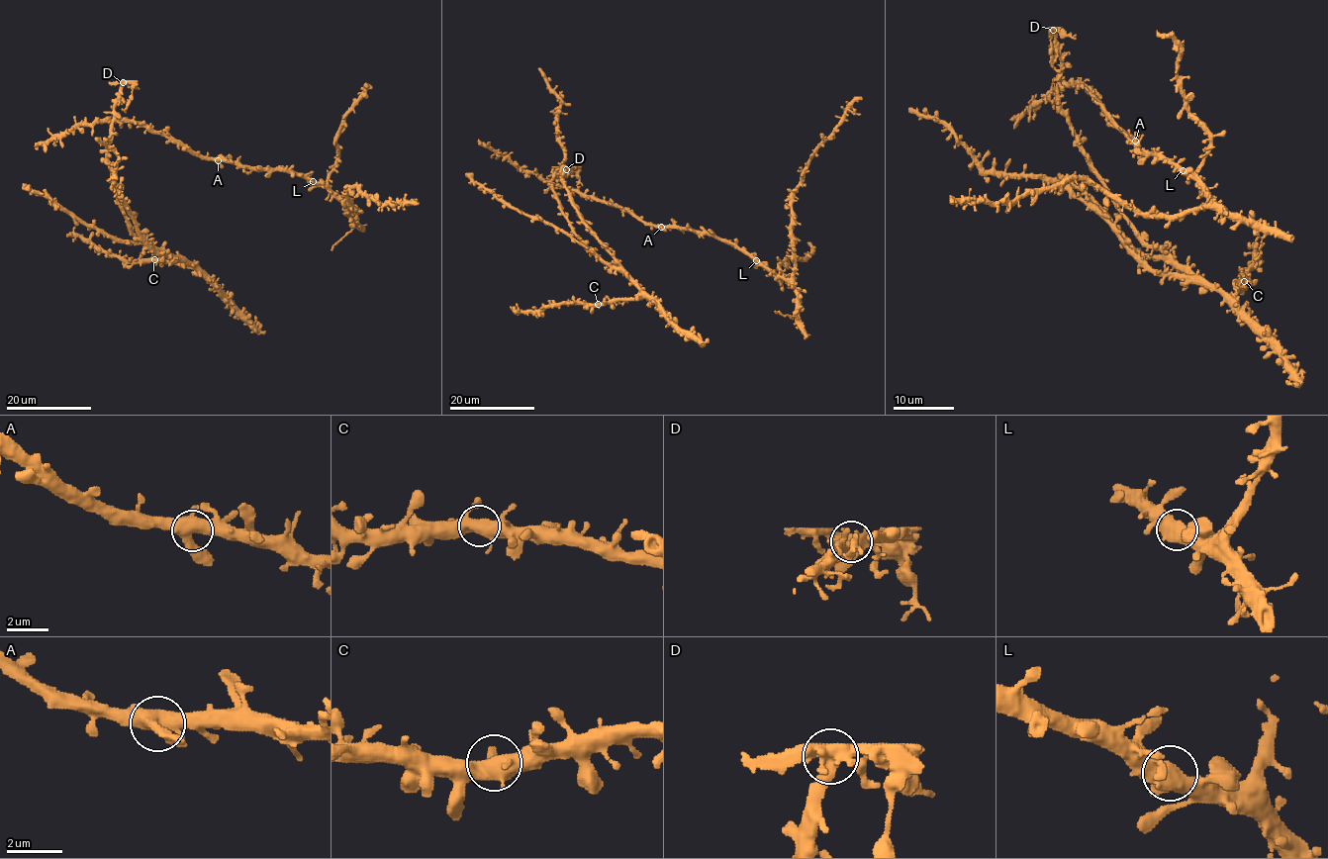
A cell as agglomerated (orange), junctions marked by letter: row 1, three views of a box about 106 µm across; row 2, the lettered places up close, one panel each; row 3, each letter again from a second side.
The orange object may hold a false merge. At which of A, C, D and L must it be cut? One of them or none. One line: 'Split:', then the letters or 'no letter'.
Split: D

